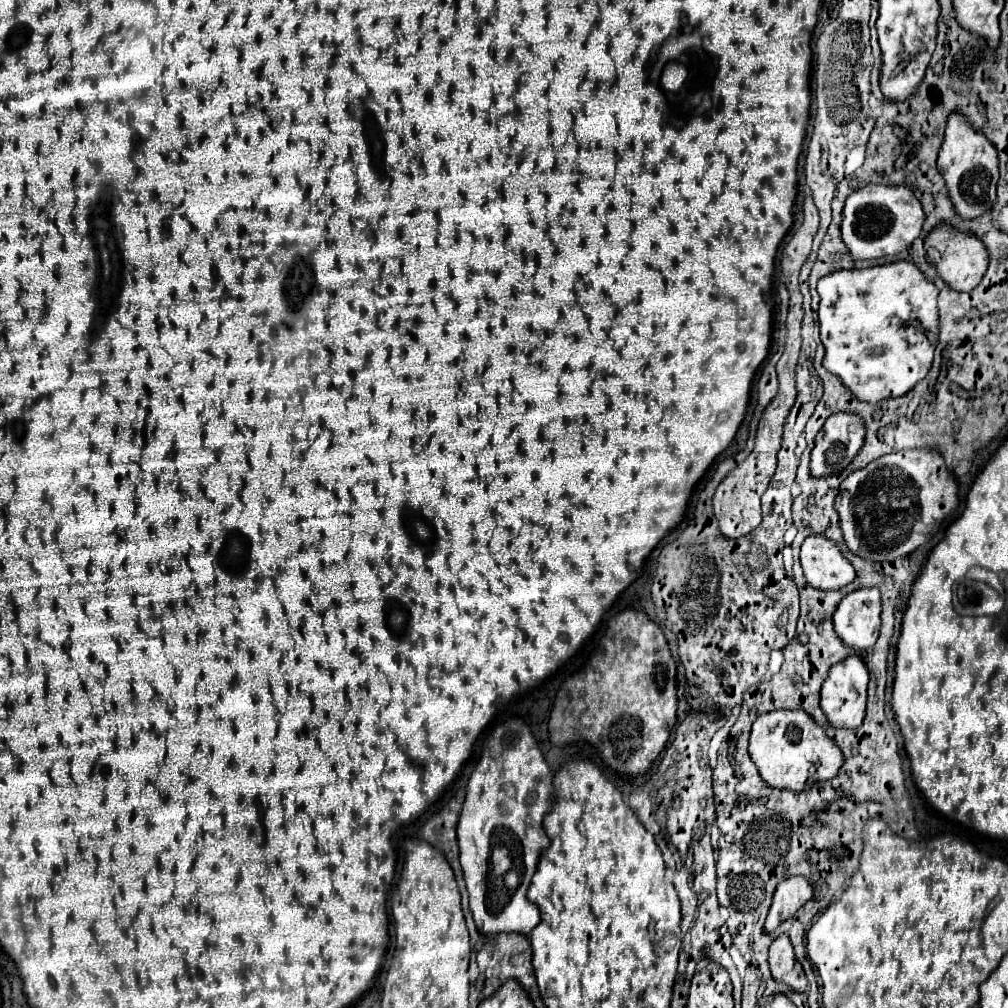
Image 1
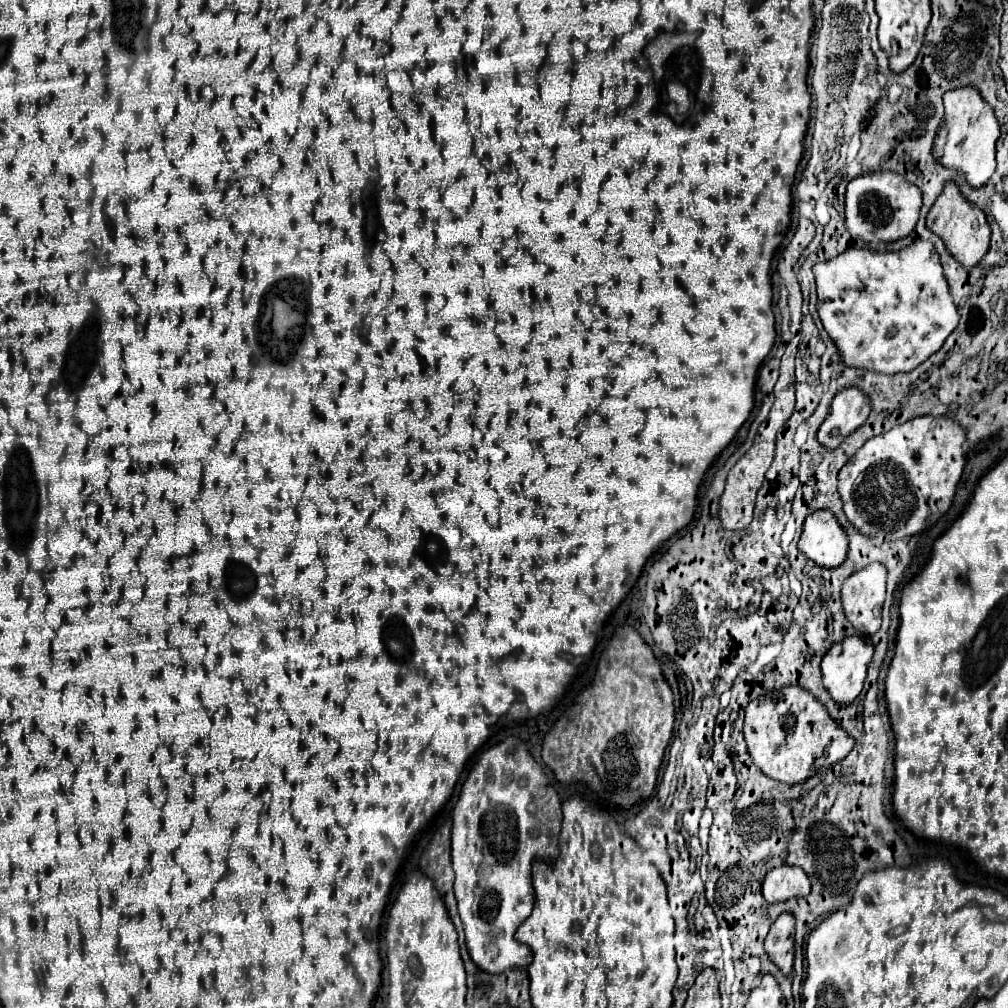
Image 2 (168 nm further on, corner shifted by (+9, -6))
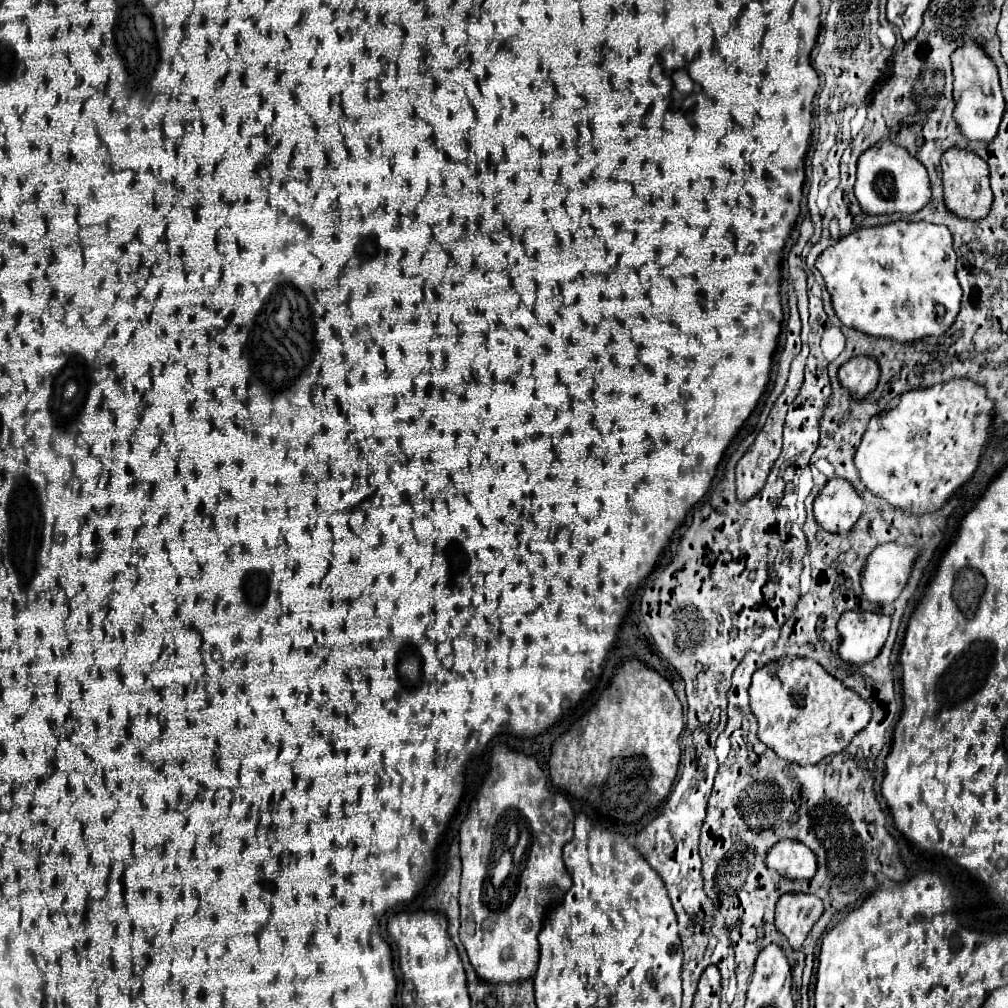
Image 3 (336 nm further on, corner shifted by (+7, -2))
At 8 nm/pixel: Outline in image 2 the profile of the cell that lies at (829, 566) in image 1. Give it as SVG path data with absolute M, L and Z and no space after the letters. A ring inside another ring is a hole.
M816 512L804 522L798 550L822 568L838 568L848 552L848 536L832 512Z

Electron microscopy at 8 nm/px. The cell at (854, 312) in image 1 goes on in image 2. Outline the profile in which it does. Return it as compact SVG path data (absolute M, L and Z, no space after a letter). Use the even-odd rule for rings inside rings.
M916 242L916 246L902 252L884 254L850 248L828 262L818 262L812 272L818 286L818 316L838 348L840 364L848 368L872 370L884 376L910 374L942 348L944 340L958 324L958 312L948 292L938 254L928 242Z

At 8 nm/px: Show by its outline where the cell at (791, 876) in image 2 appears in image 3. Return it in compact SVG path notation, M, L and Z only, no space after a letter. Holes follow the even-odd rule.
M784 838L770 848L766 864L786 878L812 878L816 874L816 854L802 842L790 838Z

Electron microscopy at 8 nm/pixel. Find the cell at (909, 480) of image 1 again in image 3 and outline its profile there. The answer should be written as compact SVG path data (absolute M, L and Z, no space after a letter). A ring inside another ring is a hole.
M966 376L938 382L928 388L912 388L900 396L896 406L878 412L870 420L854 460L856 468L860 470L860 478L876 498L884 498L894 506L902 506L906 514L938 510L976 472L980 452L994 422L992 408L994 402L986 396L986 388Z

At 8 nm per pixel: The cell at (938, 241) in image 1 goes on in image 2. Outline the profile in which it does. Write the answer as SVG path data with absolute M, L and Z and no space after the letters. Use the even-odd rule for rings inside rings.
M946 182L946 184L944 184L942 194L936 198L934 206L930 208L930 212L928 212L928 216L926 216L926 228L944 242L946 250L950 252L950 256L952 256L966 272L970 272L976 264L980 264L982 258L988 254L992 232L990 232L990 226L988 226L988 222L986 222L986 216L984 216L982 210L978 210L978 208L972 206L972 204L968 204L968 202L960 196L958 188L956 188L952 182Z

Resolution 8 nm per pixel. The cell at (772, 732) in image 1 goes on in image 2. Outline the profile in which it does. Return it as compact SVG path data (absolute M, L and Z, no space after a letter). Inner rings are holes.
M788 686L750 702L744 720L744 740L758 770L784 784L802 784L820 770L844 760L854 746L854 740L828 716L826 708L798 686Z

